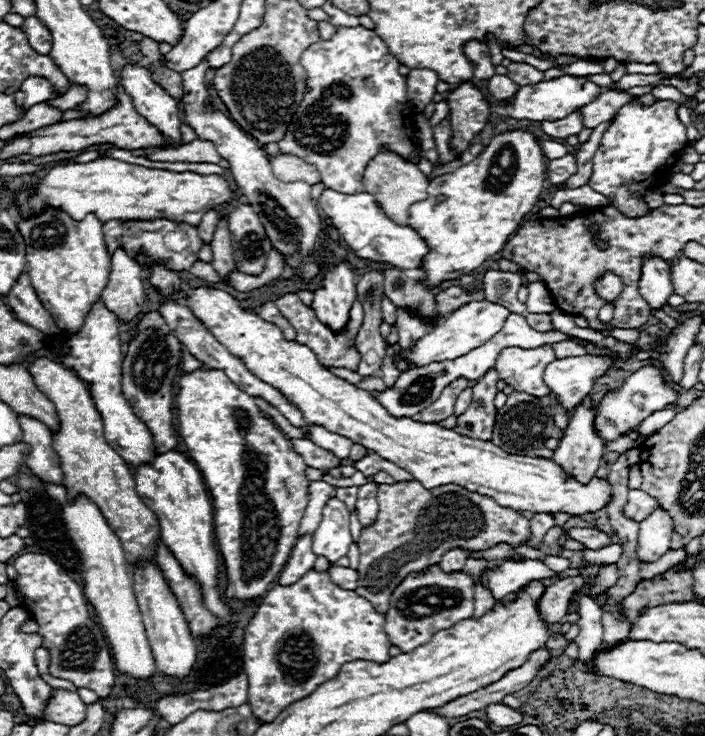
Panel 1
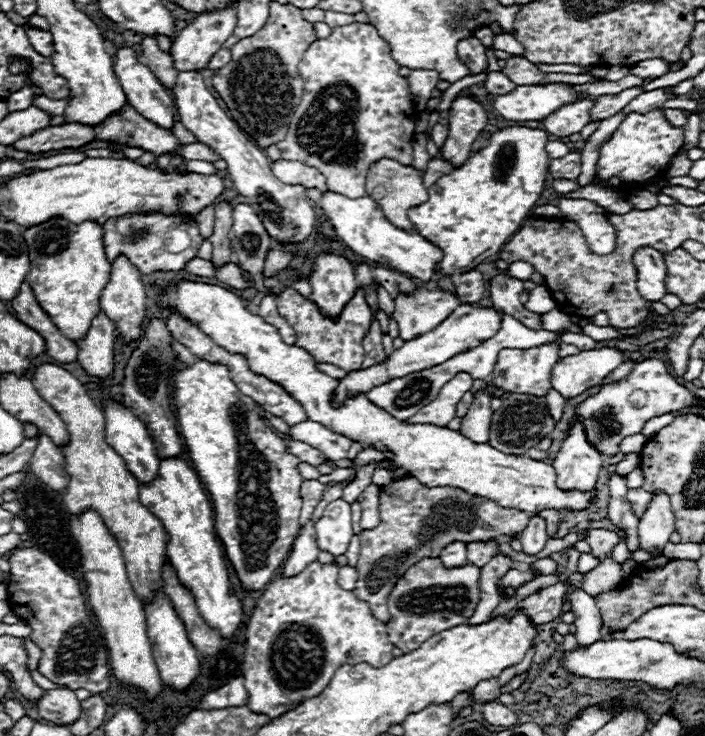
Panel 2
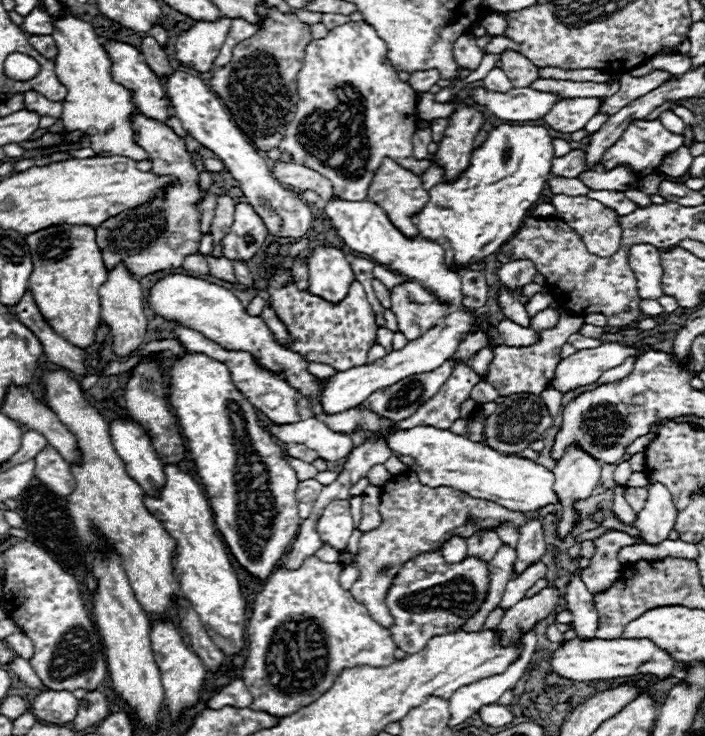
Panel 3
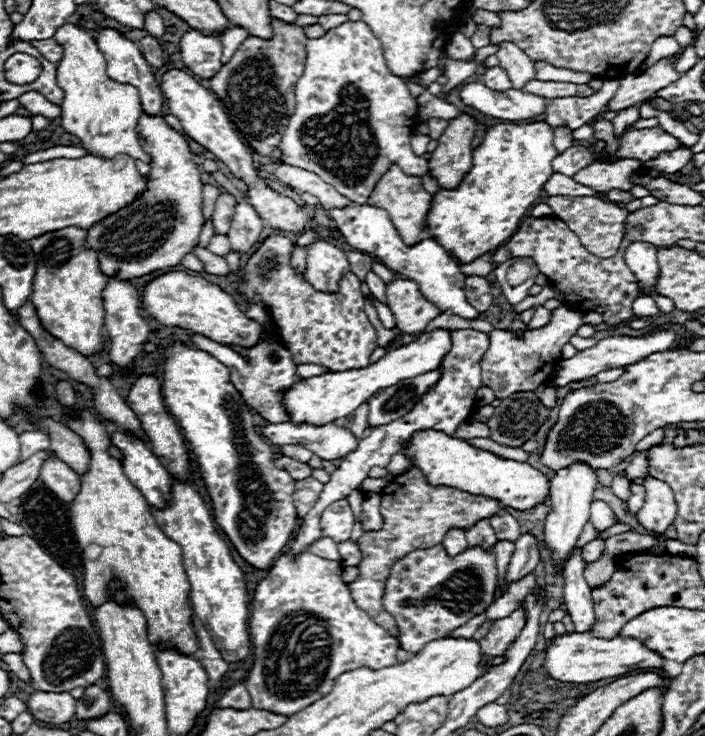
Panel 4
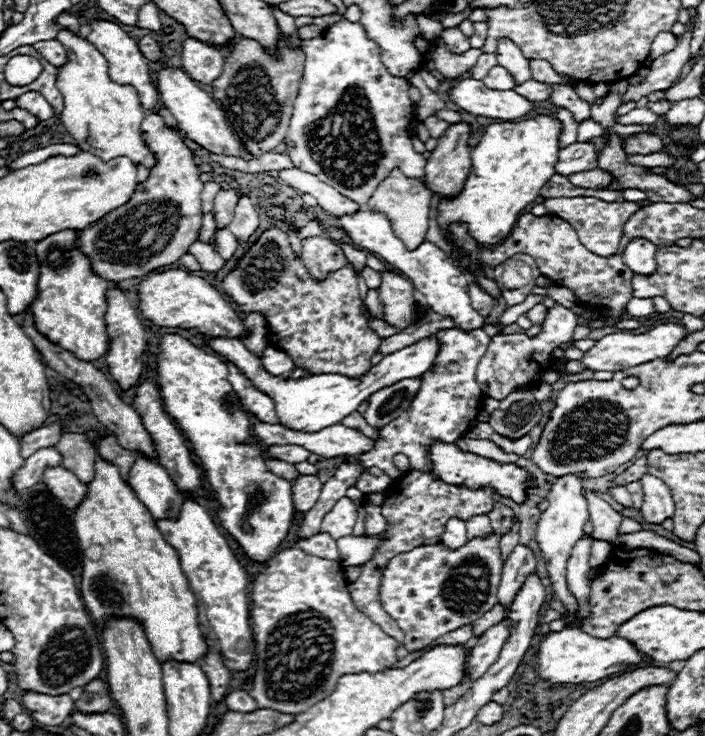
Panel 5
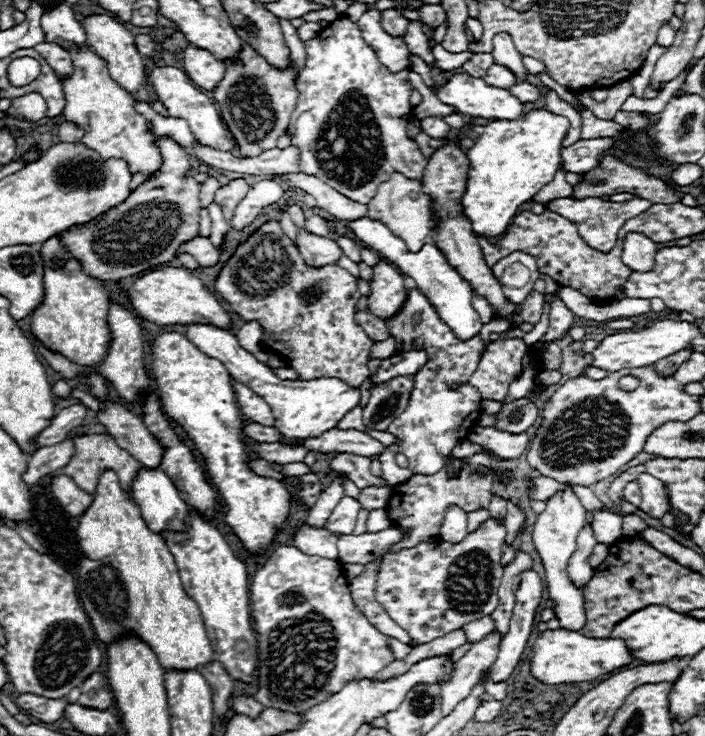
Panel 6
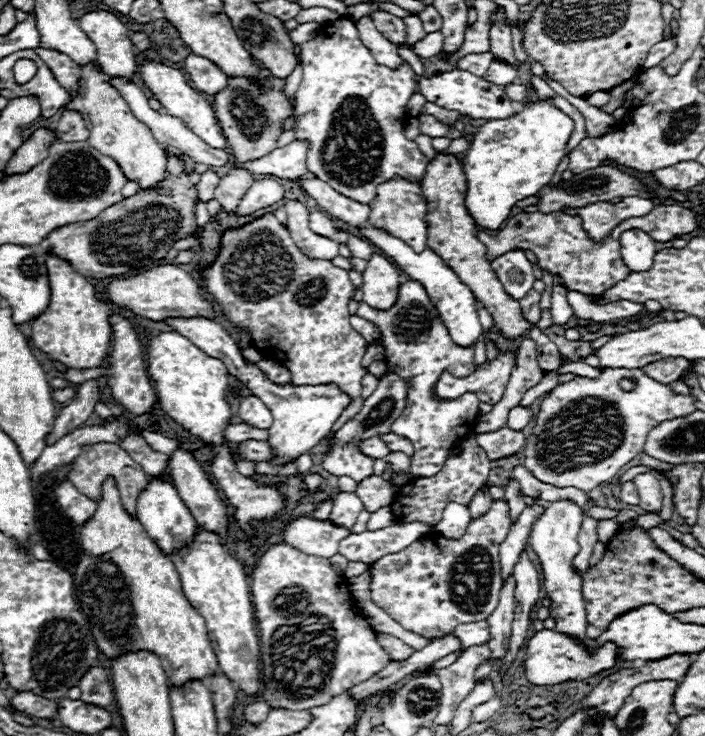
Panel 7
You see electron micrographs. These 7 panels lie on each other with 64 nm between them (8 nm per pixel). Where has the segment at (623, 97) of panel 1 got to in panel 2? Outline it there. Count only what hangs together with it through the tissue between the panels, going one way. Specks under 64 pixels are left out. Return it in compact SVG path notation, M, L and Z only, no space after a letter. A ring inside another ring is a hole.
M644 78L644 84L640 84L640 86L626 88L626 90L622 90L620 94L594 98L594 108L590 110L590 112L592 112L592 120L606 120L606 118L614 116L614 114L620 112L630 100L634 100L636 96L640 96L640 94L644 92L644 86L650 84L652 80L654 80L654 78Z

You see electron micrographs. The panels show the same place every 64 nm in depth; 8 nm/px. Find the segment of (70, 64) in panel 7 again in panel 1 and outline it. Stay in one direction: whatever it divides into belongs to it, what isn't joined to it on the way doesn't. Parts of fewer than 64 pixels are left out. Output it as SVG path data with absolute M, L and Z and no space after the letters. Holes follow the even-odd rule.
M30 16L22 24L22 30L24 30L26 38L30 40L30 46L36 52L40 52L40 54L48 54L50 52L50 48L52 48L52 36L50 36L48 28L36 16Z

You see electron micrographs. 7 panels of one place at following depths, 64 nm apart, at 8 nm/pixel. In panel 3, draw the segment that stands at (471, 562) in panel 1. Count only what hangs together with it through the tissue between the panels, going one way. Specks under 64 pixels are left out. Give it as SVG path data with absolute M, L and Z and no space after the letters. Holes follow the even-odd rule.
M490 530L476 532L468 538L468 554L484 560L492 560L500 546L502 546L502 540L498 538L496 532L490 532Z

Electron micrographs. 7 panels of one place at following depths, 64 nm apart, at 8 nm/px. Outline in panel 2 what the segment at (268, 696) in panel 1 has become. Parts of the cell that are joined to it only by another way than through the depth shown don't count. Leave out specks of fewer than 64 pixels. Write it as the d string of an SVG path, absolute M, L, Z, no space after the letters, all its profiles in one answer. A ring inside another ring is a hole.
M312 562L308 564L308 568L304 568L304 572L300 572L300 576L286 578L278 574L274 580L268 582L262 596L256 600L256 608L246 626L246 652L242 662L242 676L250 694L248 708L252 712L266 714L272 718L282 716L304 700L318 696L324 686L328 686L340 666L360 662L384 666L394 658L394 644L388 640L386 626L372 616L368 604L358 600L354 592L342 590L336 578L336 564Z

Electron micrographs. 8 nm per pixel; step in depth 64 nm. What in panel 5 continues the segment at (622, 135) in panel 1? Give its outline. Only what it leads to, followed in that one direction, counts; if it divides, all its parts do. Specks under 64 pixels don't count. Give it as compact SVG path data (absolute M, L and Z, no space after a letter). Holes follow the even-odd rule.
M640 134L634 138L626 140L626 154L654 154L660 152L664 148L664 142L660 136L652 136L652 134Z

